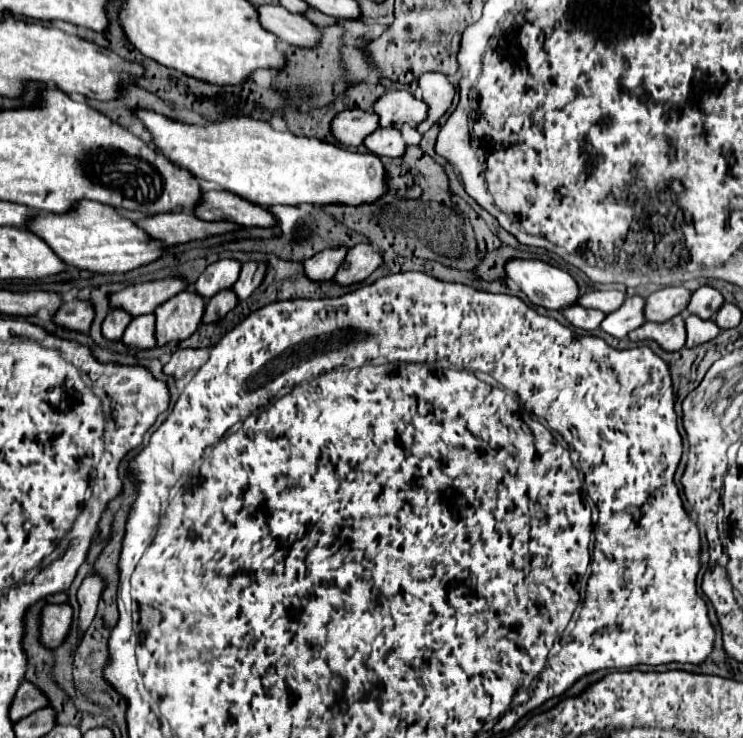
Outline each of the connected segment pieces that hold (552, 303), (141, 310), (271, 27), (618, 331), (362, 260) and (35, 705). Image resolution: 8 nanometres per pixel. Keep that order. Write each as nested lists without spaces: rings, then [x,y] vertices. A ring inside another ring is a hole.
[[[511,258],[503,266],[509,280],[521,286],[521,292],[537,306],[551,310],[563,310],[571,304],[577,304],[579,286],[571,274],[543,262],[543,260],[525,260]]]
[[[167,276],[163,280],[129,284],[127,288],[111,296],[111,306],[127,310],[131,316],[149,314],[171,296],[183,292],[187,286],[187,280],[181,276]]]
[[[265,4],[257,6],[259,22],[265,26],[265,30],[273,32],[281,42],[293,44],[293,46],[313,46],[319,38],[317,28],[299,14],[289,14],[283,6],[277,4]]]
[[[641,296],[625,298],[621,308],[617,308],[613,314],[605,316],[605,320],[601,322],[601,330],[605,330],[607,334],[611,334],[615,338],[625,338],[631,330],[639,328],[645,322],[643,306],[645,306],[645,298],[641,298]]]
[[[357,244],[349,250],[341,268],[335,274],[335,282],[341,286],[363,282],[371,272],[383,264],[381,250],[375,250],[371,244]]]
[[[23,680],[15,698],[13,698],[13,704],[11,704],[11,710],[9,710],[9,718],[13,722],[29,716],[31,712],[39,710],[39,708],[45,708],[49,702],[47,698],[41,694],[39,688],[35,688],[31,682]]]

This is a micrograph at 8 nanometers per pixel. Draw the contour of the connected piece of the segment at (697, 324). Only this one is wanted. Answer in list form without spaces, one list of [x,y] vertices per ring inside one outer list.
[[[689,314],[685,318],[685,324],[687,324],[687,346],[689,348],[709,342],[721,332],[715,320],[703,320],[703,318],[697,318],[695,314]]]

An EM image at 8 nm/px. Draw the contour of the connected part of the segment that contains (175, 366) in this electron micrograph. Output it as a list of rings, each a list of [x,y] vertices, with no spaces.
[[[179,348],[163,366],[165,374],[181,378],[187,370],[197,370],[207,362],[207,348]]]

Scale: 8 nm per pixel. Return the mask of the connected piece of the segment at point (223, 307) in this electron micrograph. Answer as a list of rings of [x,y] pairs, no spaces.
[[[219,290],[211,300],[207,300],[205,304],[205,316],[203,322],[217,322],[221,320],[229,310],[233,310],[237,306],[237,296],[233,294],[233,290]]]

